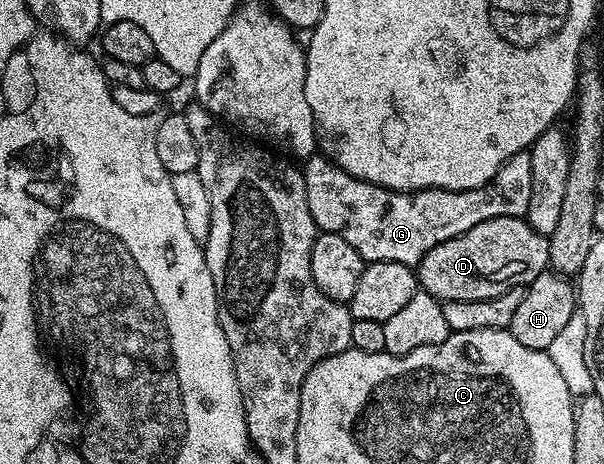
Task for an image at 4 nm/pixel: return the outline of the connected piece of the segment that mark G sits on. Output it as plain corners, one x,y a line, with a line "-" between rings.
521,151
515,157
508,159
493,178
493,182
466,191
448,191
438,187
423,187
416,191
393,191
389,187
380,187
349,175
342,167
338,167
332,158
321,153
308,156
304,163
307,205
311,209
311,217
322,232
330,231
343,237
343,241
347,241
351,249
355,249
363,256
366,264
416,265
427,252
435,249
435,245
451,237
459,237
459,233
467,233
467,229
475,229
479,221
495,217
525,217
528,216
531,205
531,157
528,151

